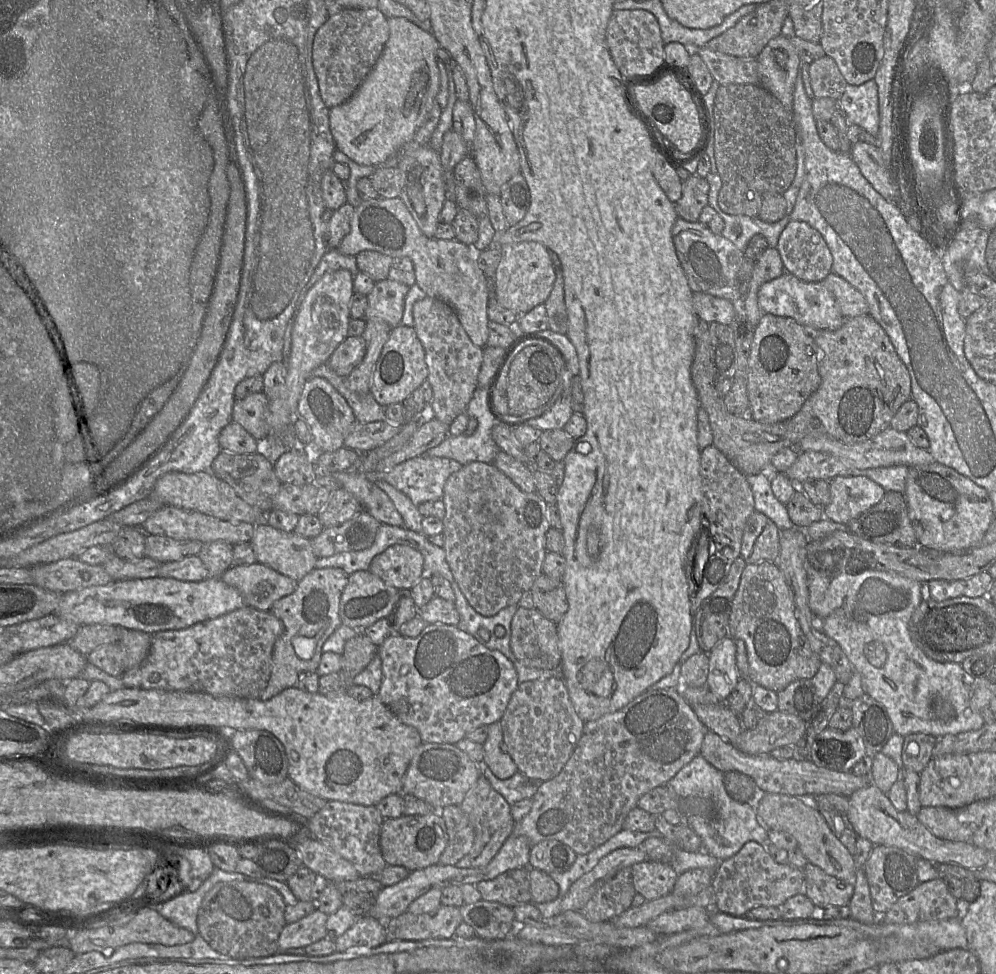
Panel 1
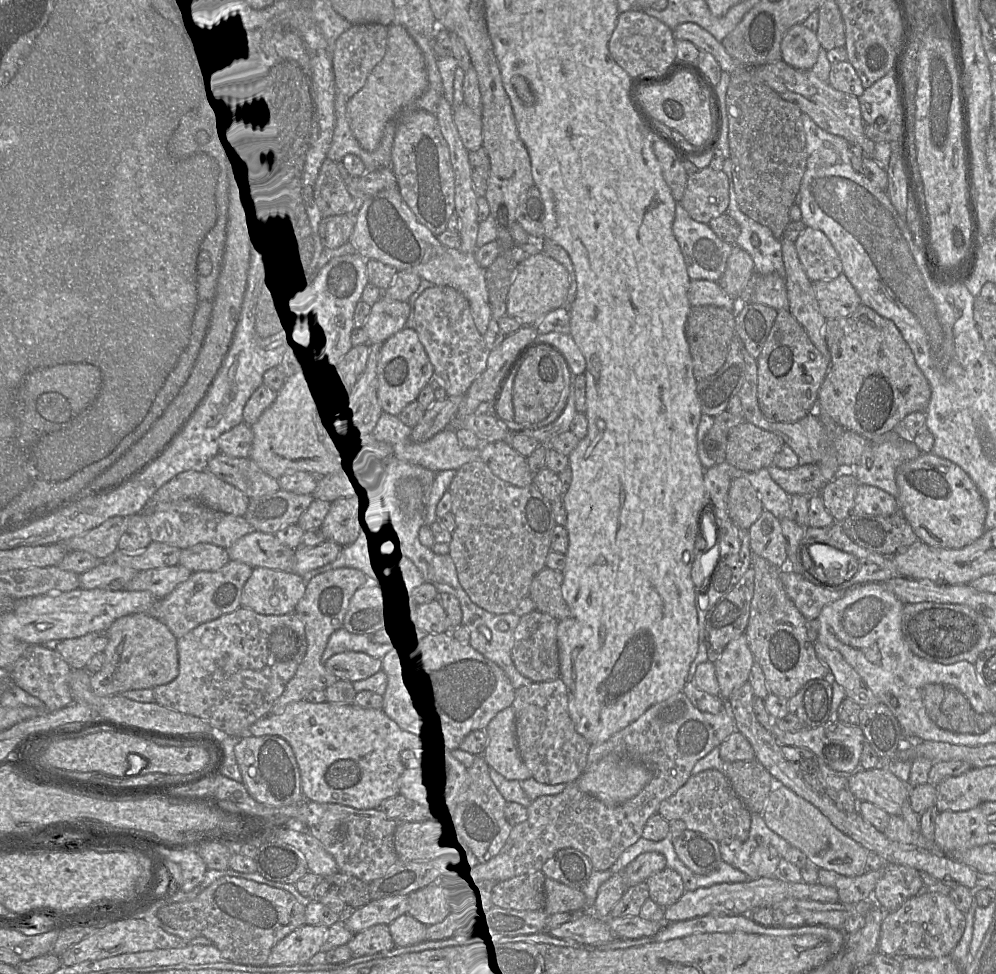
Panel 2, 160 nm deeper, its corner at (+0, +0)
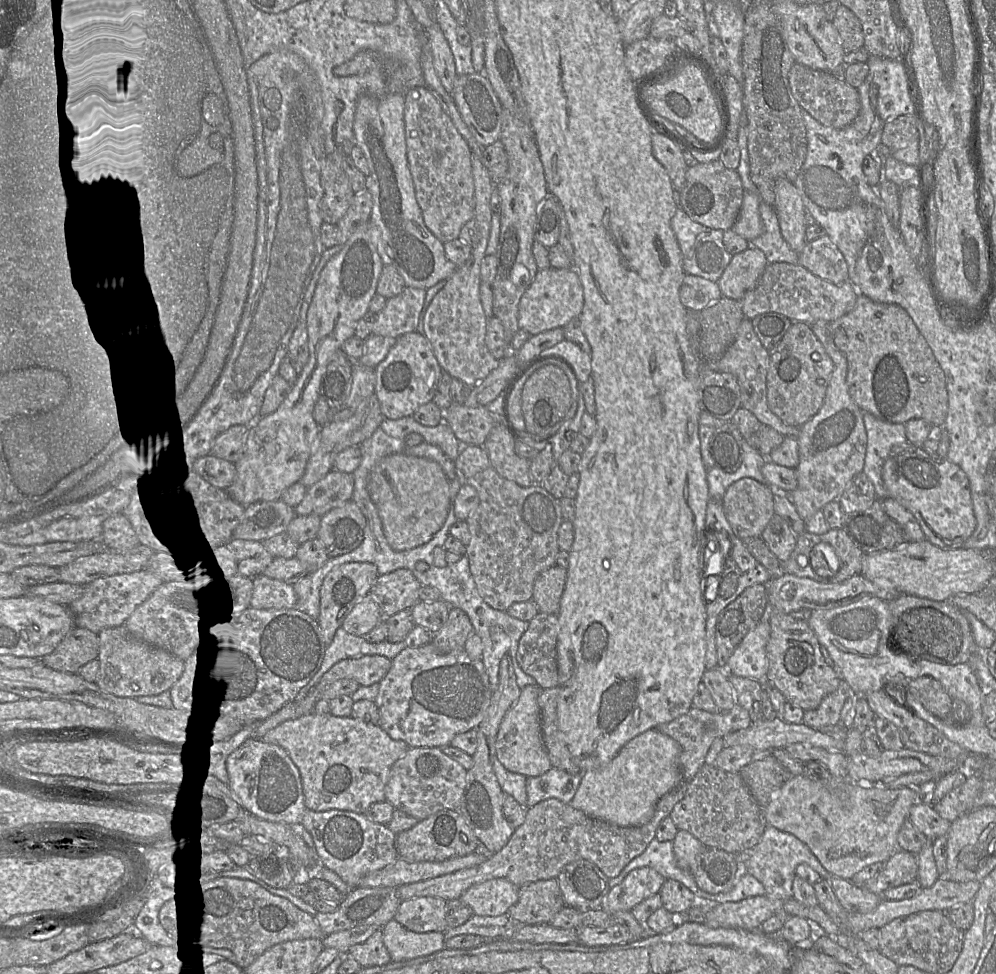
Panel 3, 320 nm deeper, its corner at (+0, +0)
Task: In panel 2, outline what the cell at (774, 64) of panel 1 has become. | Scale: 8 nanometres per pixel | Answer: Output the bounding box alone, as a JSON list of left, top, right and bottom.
[781,24,821,70]

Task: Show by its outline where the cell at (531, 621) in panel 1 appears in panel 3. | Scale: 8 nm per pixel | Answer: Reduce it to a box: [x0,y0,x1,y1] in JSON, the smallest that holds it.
[517,612,559,689]

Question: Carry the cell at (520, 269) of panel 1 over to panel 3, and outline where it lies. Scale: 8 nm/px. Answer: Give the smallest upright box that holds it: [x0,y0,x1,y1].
[518,268,583,336]

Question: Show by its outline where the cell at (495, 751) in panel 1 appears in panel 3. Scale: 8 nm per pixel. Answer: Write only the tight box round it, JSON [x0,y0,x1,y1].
[496,685,552,777]

